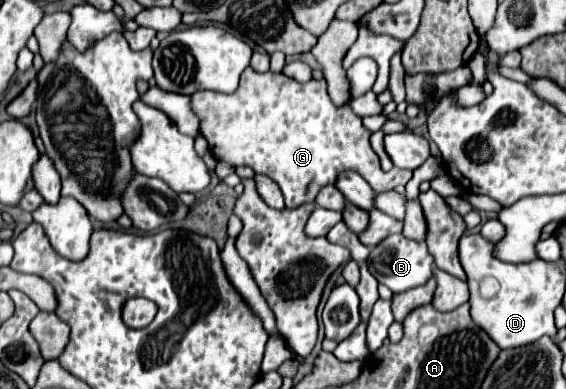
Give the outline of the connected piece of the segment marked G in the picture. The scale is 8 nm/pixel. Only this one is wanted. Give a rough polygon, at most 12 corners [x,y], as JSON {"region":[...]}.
{"region":[[253,68],[193,94],[213,156],[315,202],[347,170],[375,192],[371,132],[325,80]]}

